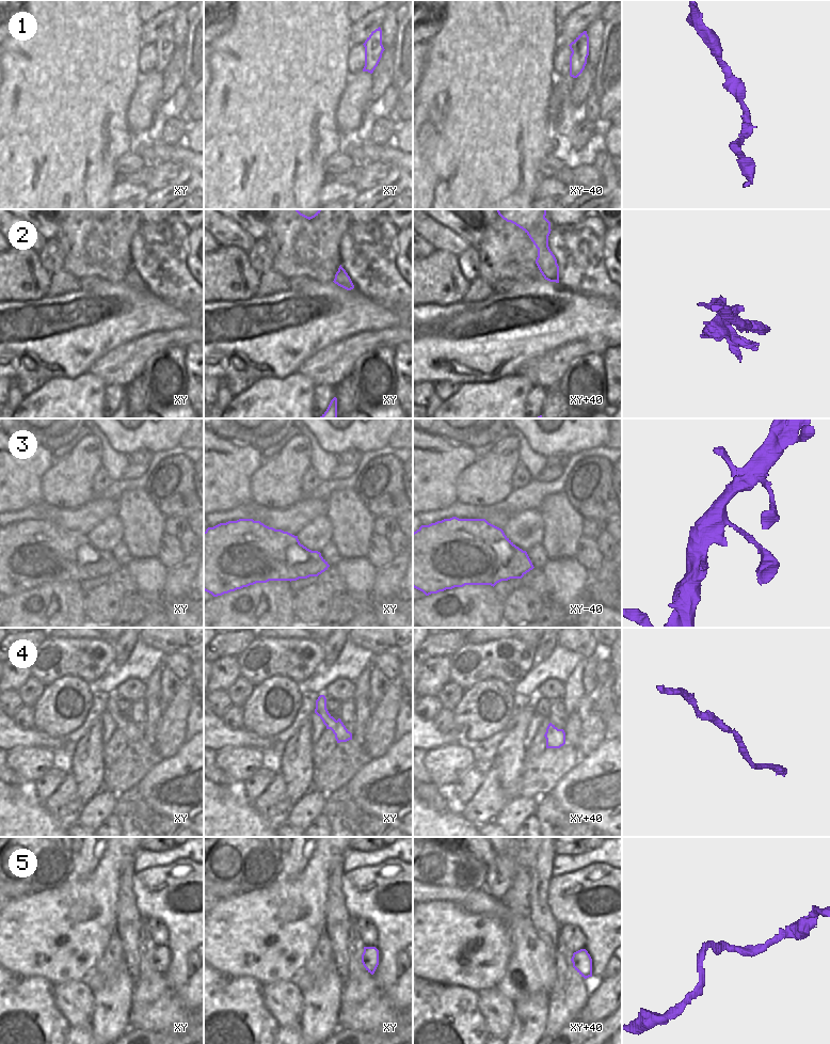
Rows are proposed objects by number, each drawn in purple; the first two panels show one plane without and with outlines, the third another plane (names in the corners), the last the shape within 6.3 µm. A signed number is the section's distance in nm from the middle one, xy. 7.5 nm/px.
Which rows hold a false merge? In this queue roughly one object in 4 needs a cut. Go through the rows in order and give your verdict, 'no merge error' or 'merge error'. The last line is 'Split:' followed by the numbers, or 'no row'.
1: no merge error
2: merge error
3: no merge error
4: no merge error
5: no merge error
Split: 2

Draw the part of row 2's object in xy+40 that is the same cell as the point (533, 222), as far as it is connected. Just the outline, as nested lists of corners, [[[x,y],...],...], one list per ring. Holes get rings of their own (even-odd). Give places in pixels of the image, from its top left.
[[[497,209],[498,215],[506,220],[522,228],[531,239],[538,249],[536,264],[542,275],[559,278],[559,266],[557,259],[548,247],[548,236],[550,234],[550,222],[545,218],[546,209]]]

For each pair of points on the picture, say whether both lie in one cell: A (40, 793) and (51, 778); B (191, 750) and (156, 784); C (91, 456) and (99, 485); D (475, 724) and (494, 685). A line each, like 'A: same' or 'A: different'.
A: same
B: same
C: different
D: same

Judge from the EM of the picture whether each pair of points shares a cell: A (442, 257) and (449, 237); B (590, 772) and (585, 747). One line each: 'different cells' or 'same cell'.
A: different cells
B: different cells

